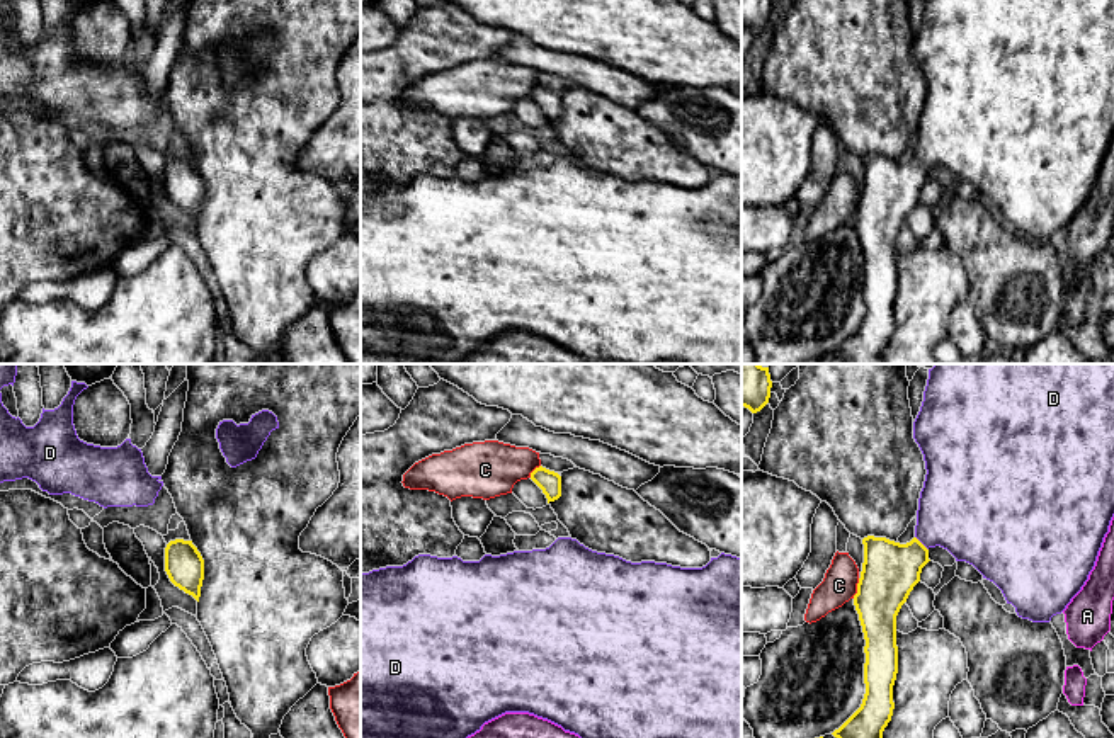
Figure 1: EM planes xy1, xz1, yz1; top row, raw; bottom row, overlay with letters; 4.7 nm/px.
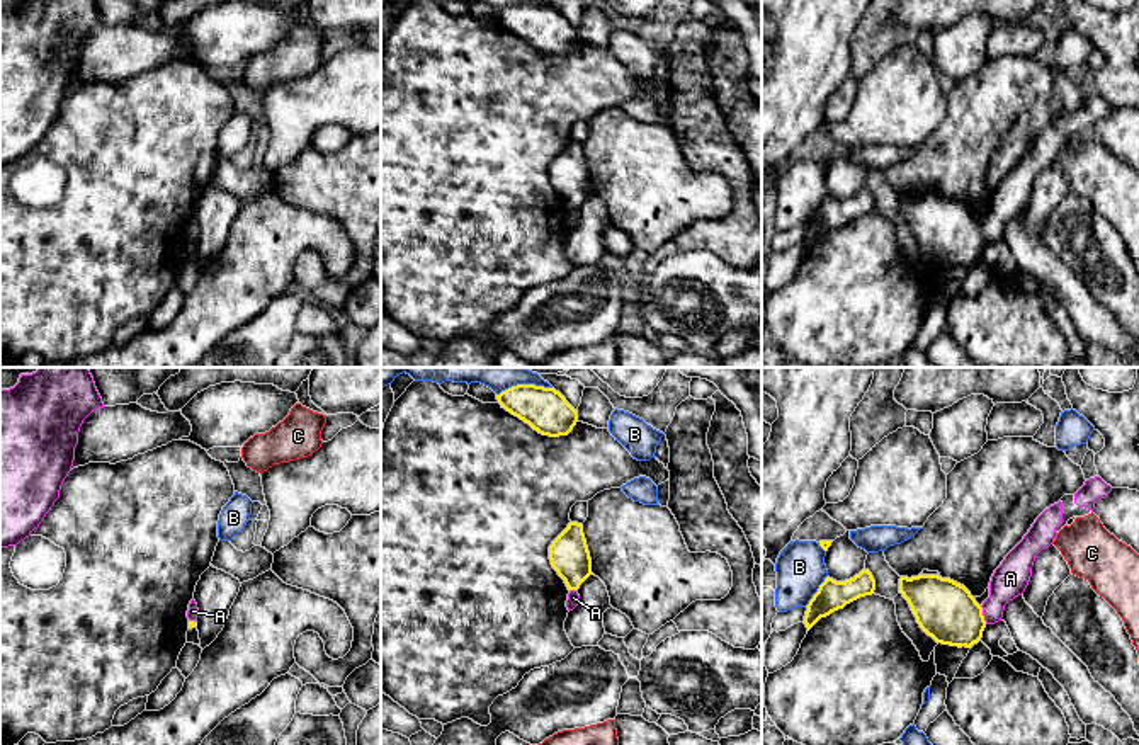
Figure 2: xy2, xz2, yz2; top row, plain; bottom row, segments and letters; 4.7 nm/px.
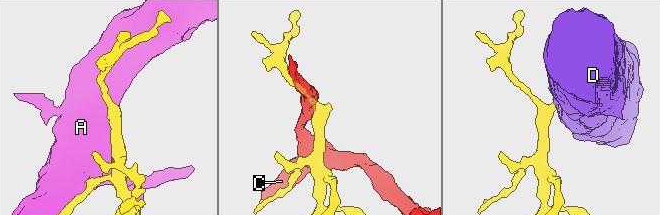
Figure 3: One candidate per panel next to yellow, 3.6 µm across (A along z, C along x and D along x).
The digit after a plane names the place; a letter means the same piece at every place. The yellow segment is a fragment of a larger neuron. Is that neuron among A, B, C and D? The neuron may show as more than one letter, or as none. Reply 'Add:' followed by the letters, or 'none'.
Add: D

